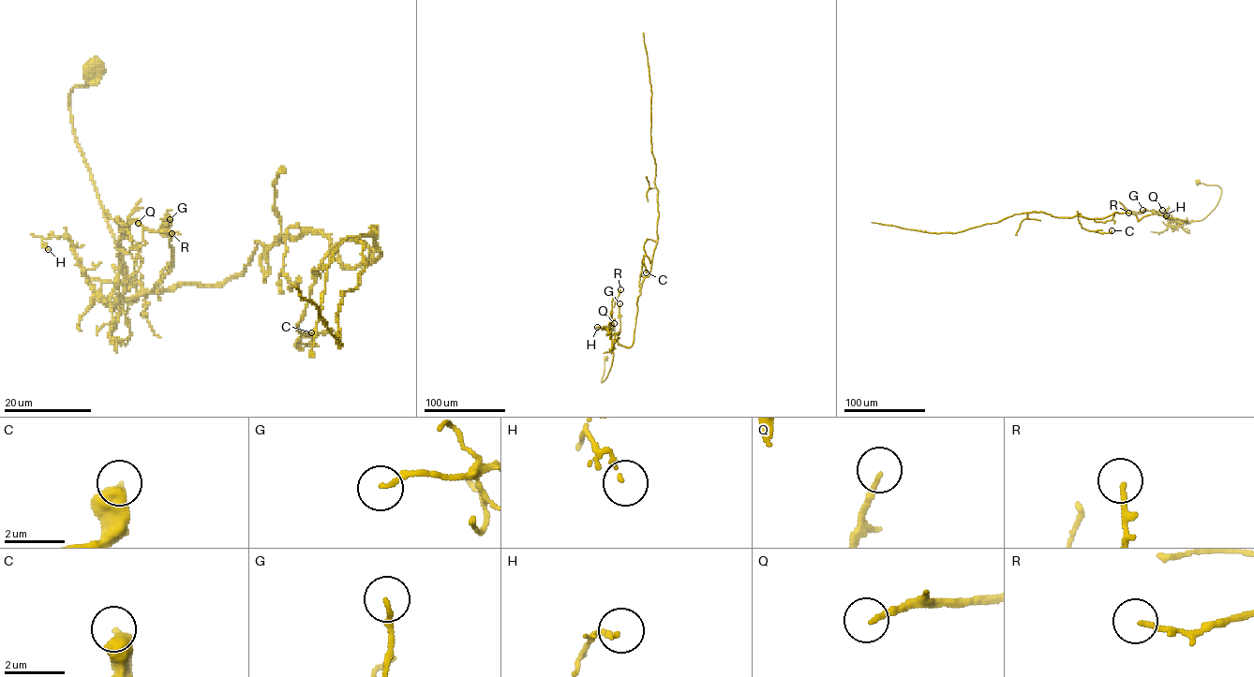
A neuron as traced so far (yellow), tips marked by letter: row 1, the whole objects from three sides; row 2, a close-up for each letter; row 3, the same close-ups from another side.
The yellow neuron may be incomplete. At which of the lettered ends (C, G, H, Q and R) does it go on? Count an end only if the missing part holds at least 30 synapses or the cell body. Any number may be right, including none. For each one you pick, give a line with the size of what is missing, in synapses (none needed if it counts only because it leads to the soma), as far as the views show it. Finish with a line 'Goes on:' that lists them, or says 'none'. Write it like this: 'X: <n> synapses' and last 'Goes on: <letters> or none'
Goes on: none

